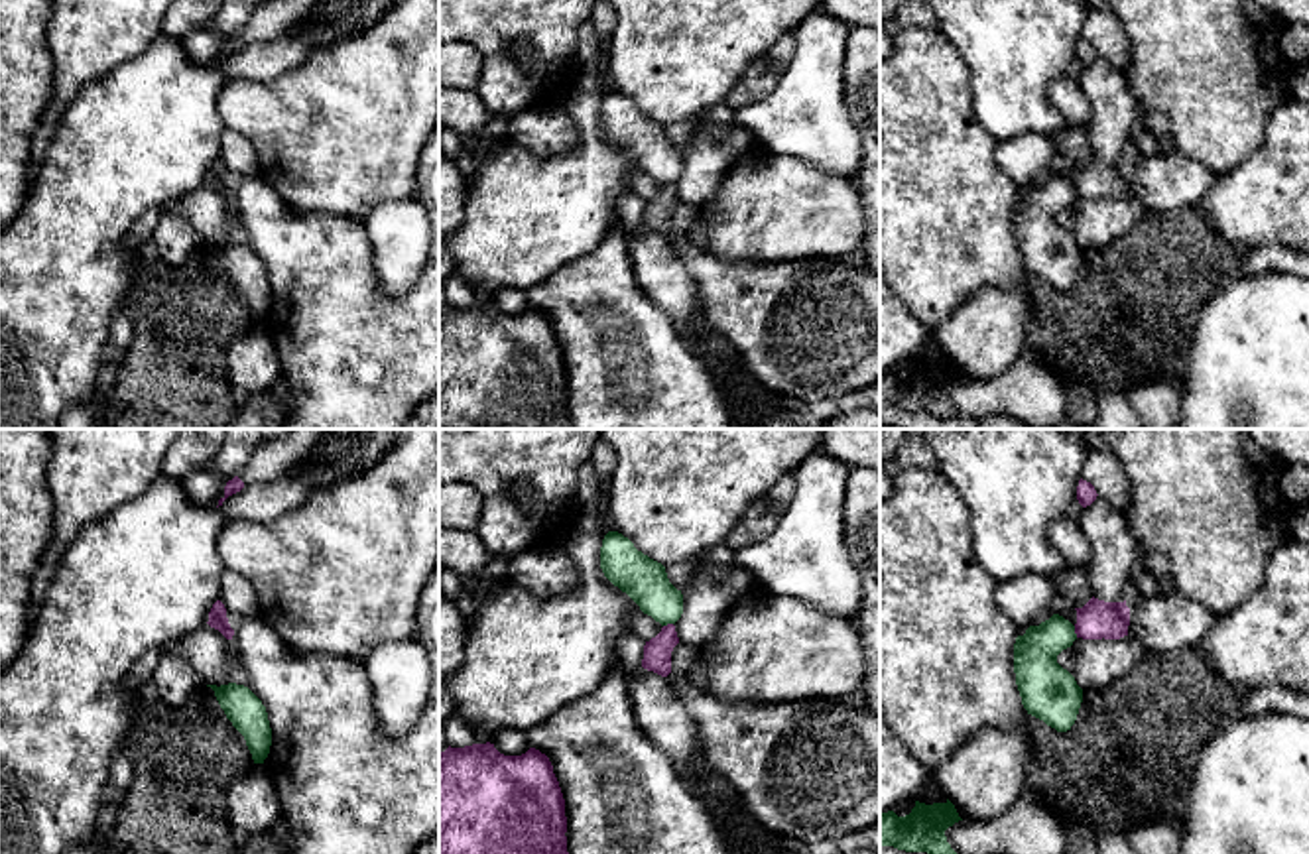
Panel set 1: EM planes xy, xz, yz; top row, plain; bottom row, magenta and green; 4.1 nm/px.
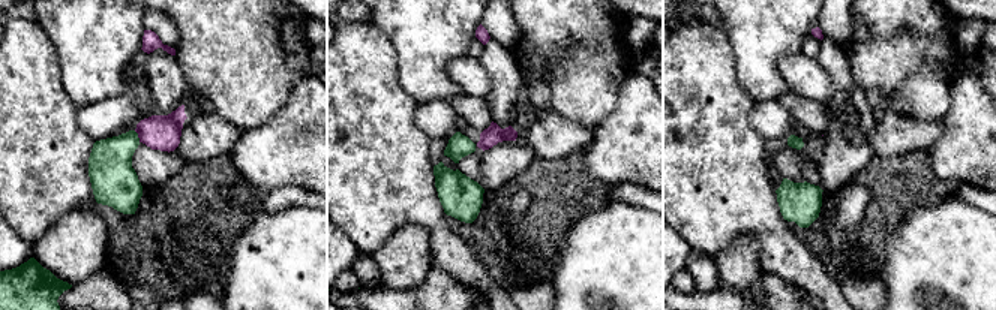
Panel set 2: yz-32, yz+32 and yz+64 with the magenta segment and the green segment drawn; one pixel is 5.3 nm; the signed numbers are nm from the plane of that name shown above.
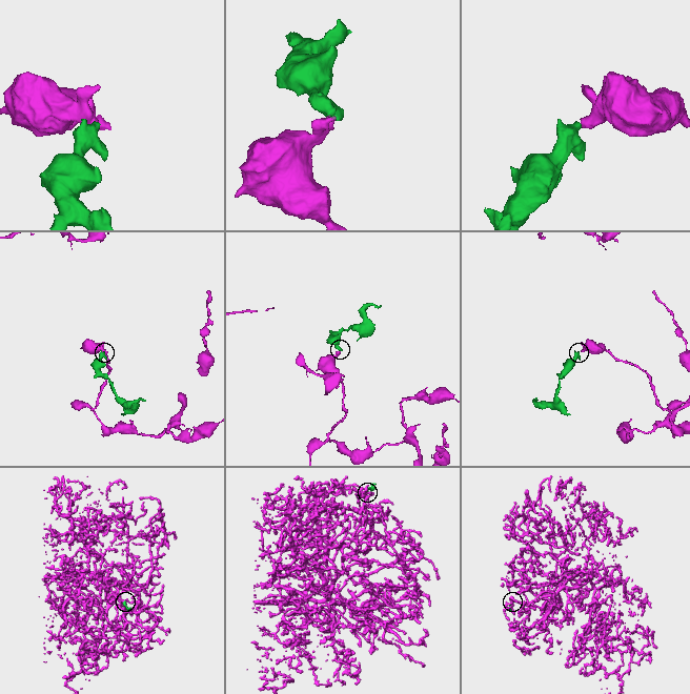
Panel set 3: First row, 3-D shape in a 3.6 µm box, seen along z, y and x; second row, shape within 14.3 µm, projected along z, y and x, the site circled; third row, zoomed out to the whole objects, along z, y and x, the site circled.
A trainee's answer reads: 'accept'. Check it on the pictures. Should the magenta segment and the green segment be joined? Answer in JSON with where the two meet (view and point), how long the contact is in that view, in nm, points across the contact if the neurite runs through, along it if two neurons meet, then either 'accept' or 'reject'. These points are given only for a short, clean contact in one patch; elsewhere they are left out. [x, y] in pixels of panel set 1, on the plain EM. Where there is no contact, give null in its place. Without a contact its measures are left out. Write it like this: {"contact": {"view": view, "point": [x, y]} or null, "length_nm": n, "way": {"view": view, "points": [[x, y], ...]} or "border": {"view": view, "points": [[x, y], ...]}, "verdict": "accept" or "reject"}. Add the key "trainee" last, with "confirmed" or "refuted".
{"contact": {"view": "yz", "point": [1075, 191]}, "length_nm": 50, "border": {"view": "yz", "points": [[1073, 185], [1077, 195]]}, "verdict": "reject", "trainee": "refuted"}

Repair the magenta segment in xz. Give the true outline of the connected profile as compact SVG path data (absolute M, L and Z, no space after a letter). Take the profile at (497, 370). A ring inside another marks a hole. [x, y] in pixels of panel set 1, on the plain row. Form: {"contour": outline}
{"contour": "M494 303L439 313L439 429L569 429L565 358L545 313L504 315Z"}

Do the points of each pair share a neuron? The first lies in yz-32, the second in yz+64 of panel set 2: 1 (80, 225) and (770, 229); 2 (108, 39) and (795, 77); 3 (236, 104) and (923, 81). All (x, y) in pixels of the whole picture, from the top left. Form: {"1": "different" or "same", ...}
{"1": "different", "2": "different", "3": "same"}

